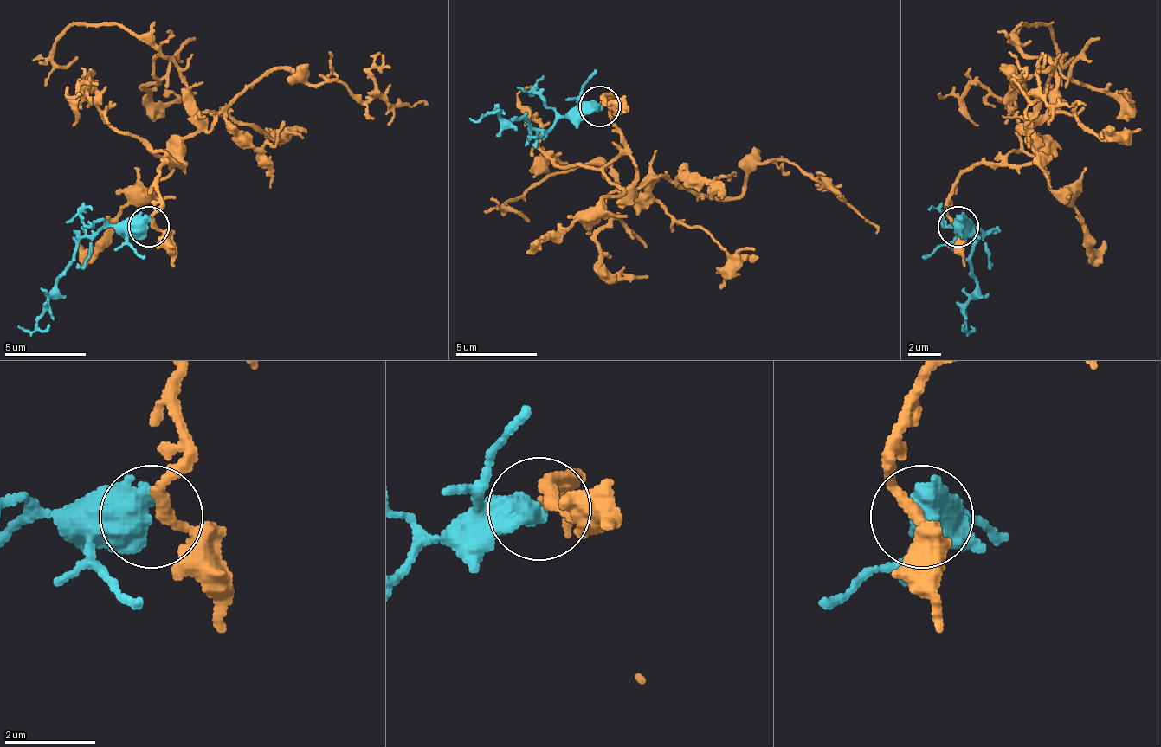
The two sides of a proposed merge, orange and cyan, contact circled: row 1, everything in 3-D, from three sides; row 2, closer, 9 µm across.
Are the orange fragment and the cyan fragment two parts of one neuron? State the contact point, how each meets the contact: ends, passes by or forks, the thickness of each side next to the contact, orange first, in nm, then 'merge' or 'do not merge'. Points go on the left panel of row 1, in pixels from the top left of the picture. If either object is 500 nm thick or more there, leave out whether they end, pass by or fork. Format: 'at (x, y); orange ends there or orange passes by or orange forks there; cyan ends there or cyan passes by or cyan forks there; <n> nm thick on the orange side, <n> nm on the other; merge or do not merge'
at (148, 227); 240 nm thick on the orange side, 700 nm on the other; merge

